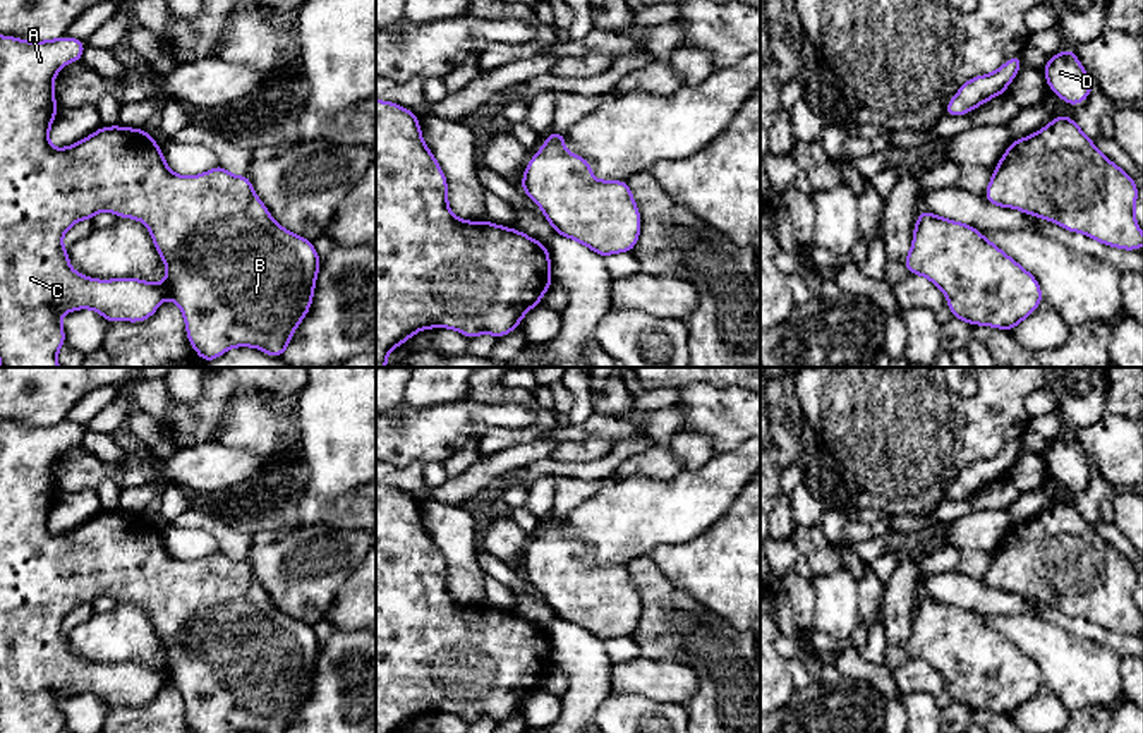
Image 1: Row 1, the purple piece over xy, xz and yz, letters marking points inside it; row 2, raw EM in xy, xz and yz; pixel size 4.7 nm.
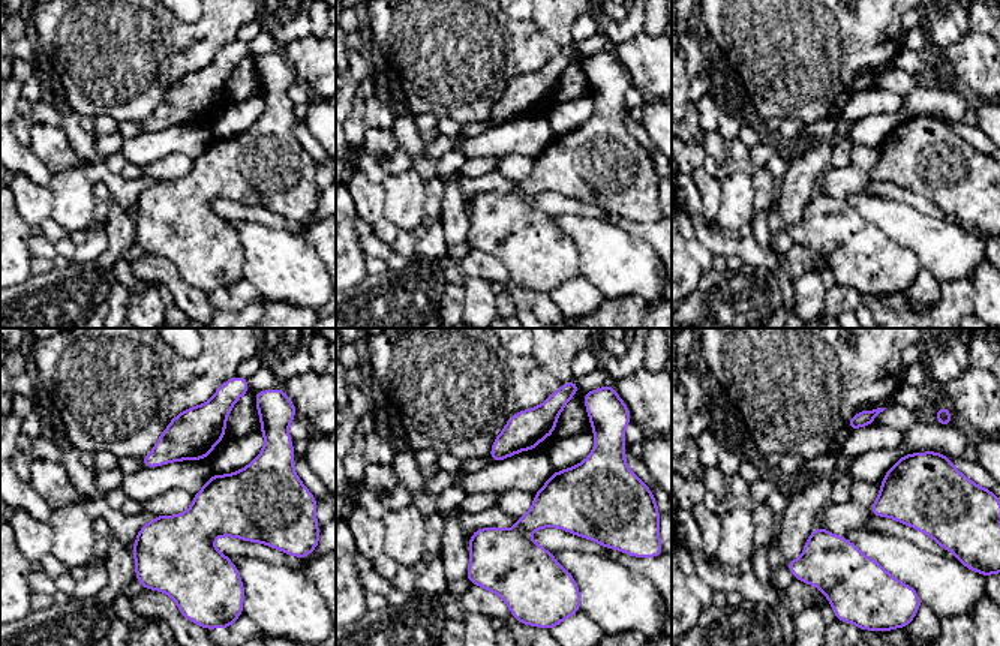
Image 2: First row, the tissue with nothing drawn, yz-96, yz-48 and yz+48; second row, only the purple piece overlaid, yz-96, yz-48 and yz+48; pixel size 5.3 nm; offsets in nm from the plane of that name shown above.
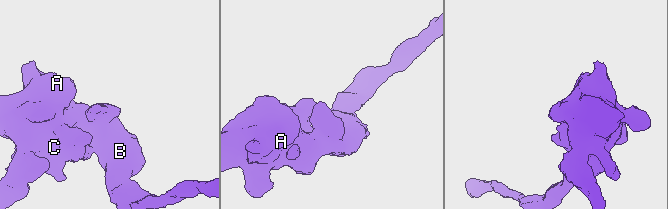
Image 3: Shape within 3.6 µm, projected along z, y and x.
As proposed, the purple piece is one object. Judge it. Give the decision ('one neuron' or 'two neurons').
one neuron

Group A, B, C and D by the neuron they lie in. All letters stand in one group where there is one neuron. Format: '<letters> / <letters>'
A B C D

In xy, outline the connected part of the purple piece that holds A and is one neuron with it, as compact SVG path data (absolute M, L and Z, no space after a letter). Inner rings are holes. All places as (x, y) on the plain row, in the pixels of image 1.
M0 421L0 733L60 733L67 724L60 707L65 697L88 692L108 707L141 707L166 682L180 692L192 733L287 733L312 688L321 644L311 625L273 604L249 560L235 561L220 546L201 560L180 561L168 553L160 530L144 513L103 510L69 532L50 530L48 517L58 496L53 463L65 448L81 446L84 434L82 424L70 421L46 426ZM100 596L136 603L149 613L166 651L163 668L139 663L94 664L70 652L62 630L64 618Z

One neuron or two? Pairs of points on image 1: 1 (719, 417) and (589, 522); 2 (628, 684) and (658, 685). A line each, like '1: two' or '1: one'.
1: two
2: one

